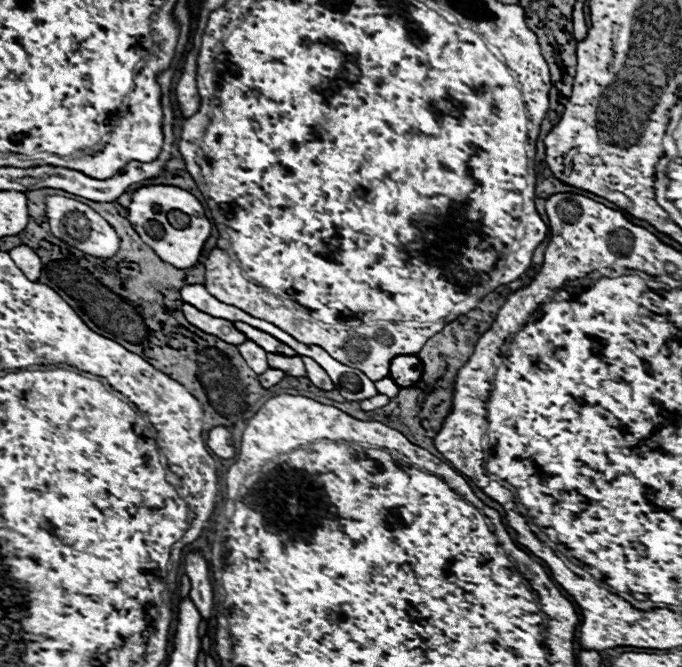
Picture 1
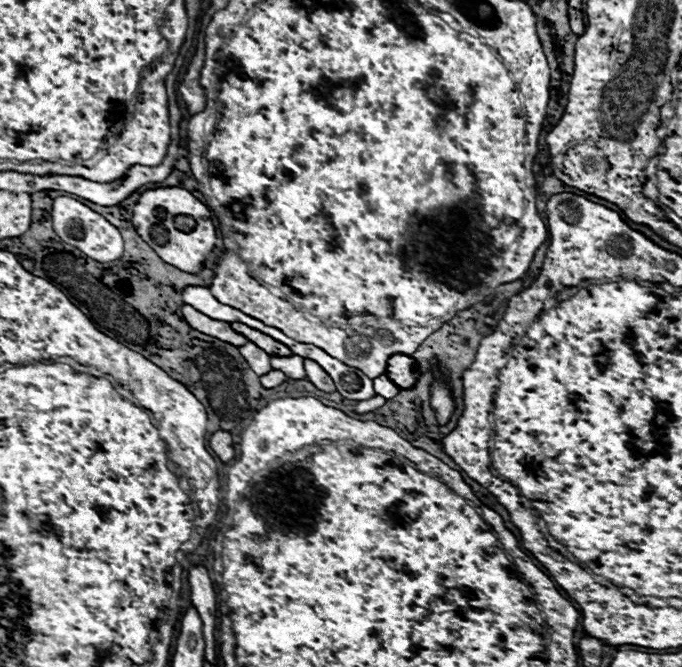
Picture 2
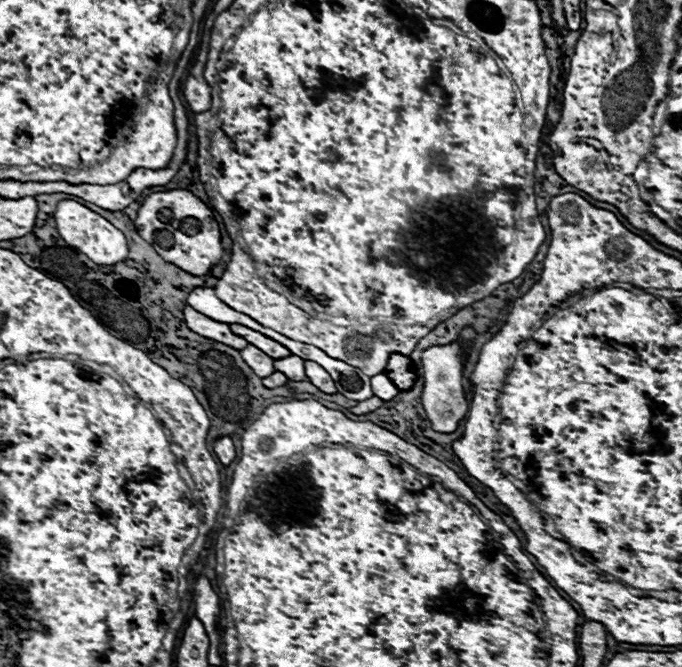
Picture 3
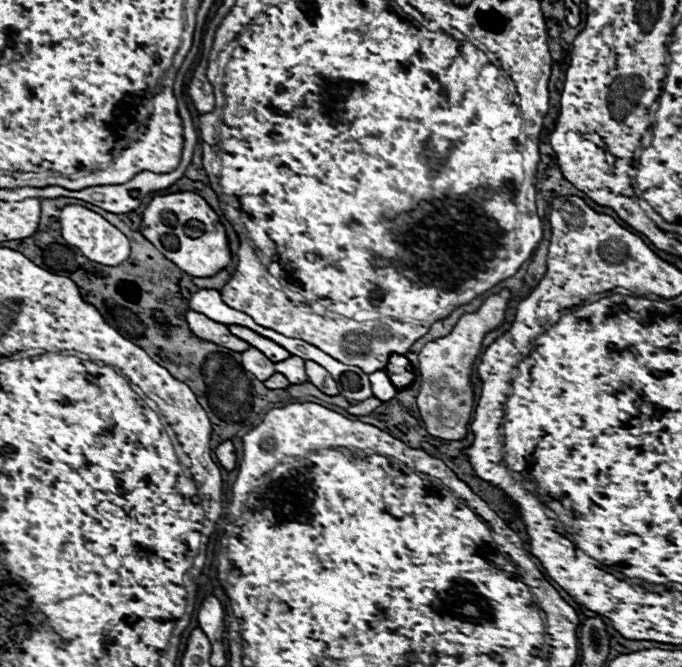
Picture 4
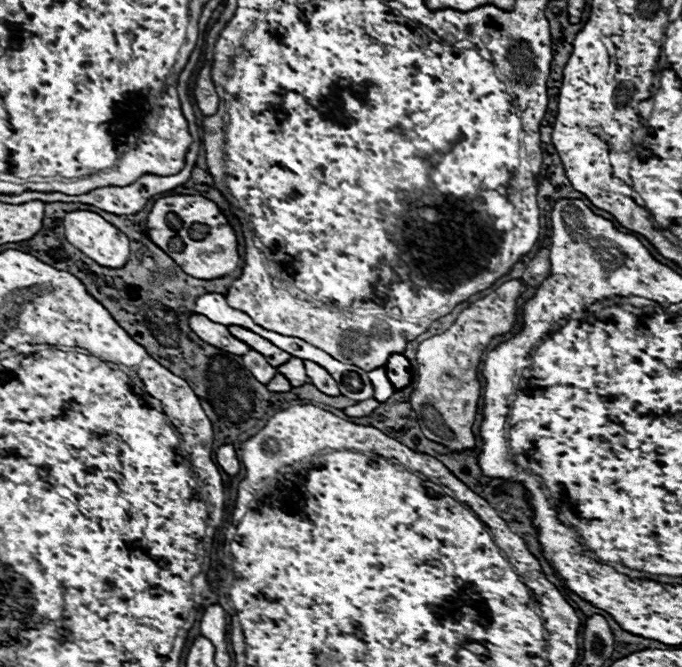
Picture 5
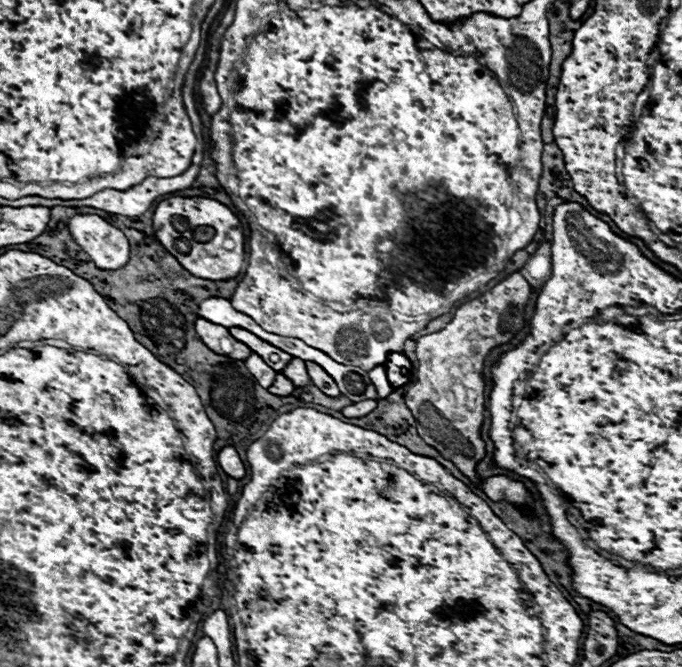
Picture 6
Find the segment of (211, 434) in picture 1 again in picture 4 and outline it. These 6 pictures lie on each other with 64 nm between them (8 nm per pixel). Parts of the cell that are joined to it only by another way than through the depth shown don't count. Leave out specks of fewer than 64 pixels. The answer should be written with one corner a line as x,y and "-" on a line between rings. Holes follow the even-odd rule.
230,440
218,444
214,452
216,452
218,462
220,462
226,470
234,470
234,466
236,466
236,452
234,452
234,446
232,446

